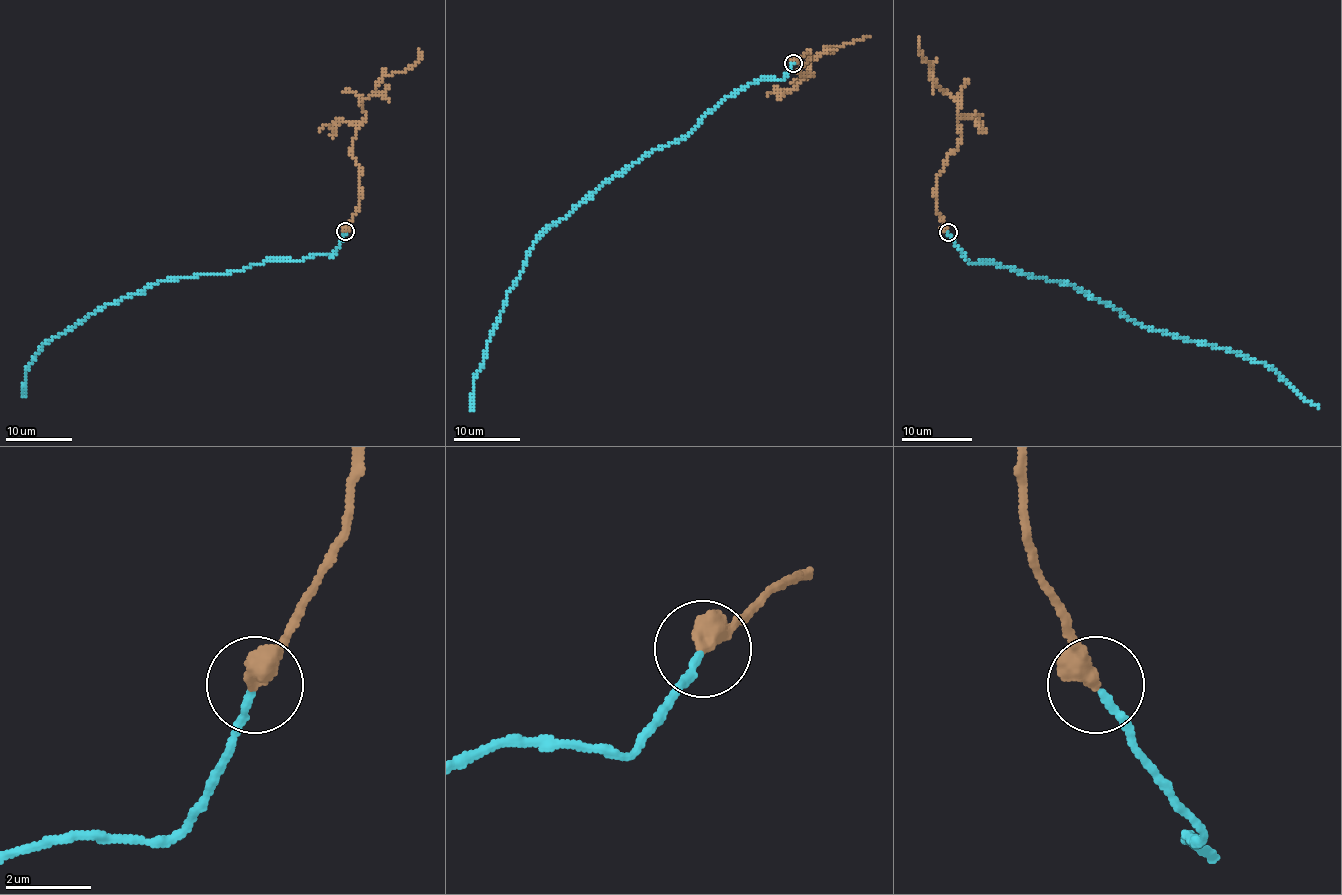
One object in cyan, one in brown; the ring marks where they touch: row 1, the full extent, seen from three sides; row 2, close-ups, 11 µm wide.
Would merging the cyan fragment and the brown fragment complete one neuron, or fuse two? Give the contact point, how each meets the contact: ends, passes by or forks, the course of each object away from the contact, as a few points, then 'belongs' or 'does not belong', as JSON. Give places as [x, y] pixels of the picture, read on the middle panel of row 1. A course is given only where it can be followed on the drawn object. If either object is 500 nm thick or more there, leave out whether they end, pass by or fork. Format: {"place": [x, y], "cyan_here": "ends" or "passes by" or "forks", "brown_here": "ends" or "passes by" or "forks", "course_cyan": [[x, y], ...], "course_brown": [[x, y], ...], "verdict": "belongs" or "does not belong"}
{"place": [793, 63], "course_cyan": [[793, 64], [780, 79], [758, 79], [725, 97], [684, 137], [610, 178], [539, 237], [507, 294], [469, 409]], "course_brown": [[793, 64], [808, 52], [808, 61], [798, 72], [813, 74], [810, 64], [826, 47], [866, 37]], "verdict": "belongs"}

